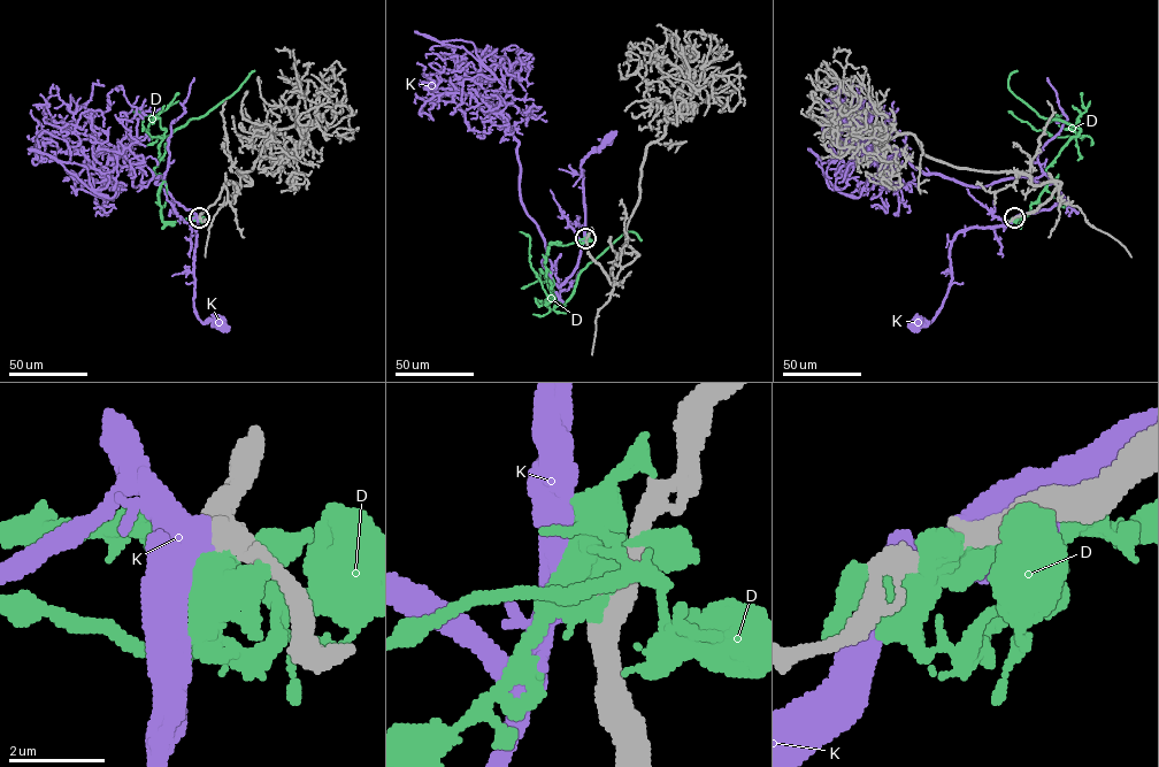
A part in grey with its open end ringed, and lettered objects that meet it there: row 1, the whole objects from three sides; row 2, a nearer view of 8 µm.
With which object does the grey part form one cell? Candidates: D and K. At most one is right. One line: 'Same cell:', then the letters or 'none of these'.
Same cell: K

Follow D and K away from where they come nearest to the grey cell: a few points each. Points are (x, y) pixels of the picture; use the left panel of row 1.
D: (199, 217), (162, 220), (158, 191), (163, 179), (153, 169), (169, 135), (230, 97), (254, 70)
K: (199, 217), (194, 250), (194, 308), (202, 322), (215, 319), (220, 323)

